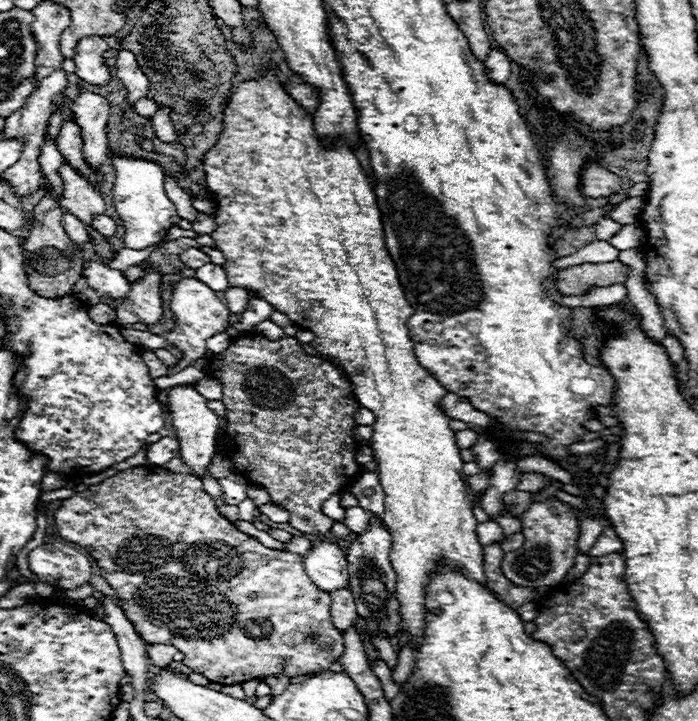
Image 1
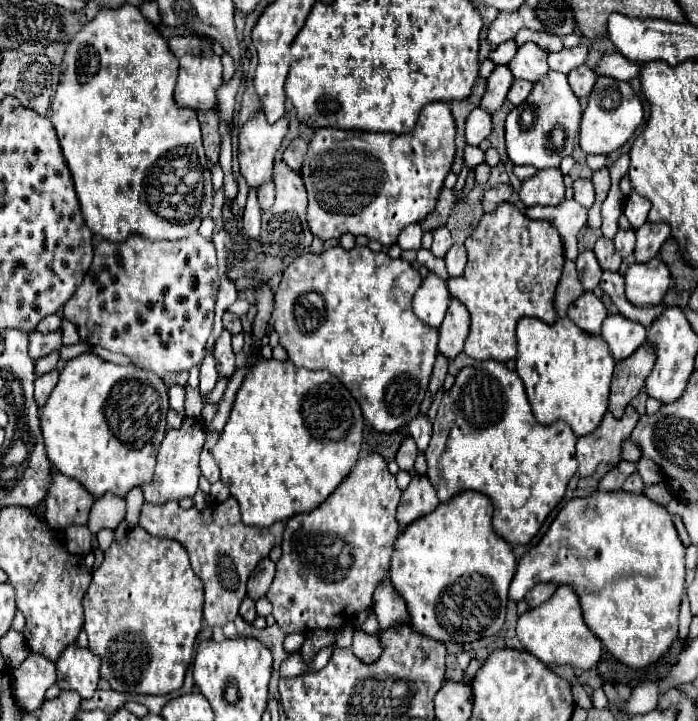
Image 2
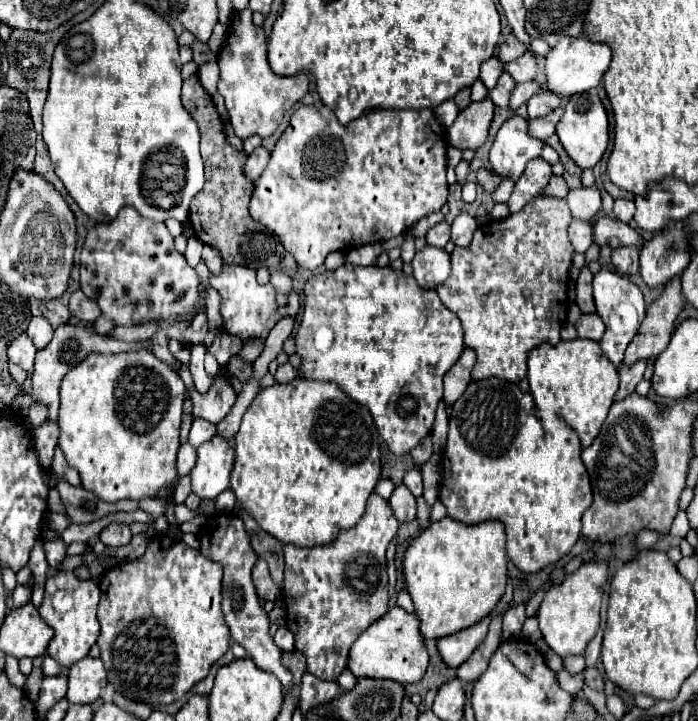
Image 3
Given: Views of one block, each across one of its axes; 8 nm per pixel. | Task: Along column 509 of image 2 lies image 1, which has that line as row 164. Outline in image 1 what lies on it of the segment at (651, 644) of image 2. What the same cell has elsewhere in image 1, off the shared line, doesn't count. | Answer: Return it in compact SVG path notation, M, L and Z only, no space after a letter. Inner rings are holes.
M592 164L582 172L582 190L590 198L610 198L622 188L620 184L622 182L616 174L598 164Z

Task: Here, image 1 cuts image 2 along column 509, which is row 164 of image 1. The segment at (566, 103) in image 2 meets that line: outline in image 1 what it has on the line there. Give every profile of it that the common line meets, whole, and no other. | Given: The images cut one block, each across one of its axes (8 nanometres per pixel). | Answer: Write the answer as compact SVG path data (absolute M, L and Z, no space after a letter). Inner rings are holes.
M116 158L116 182L114 182L114 196L116 196L116 212L120 220L124 222L124 248L130 250L146 250L150 246L164 246L168 242L166 234L168 228L174 224L174 218L178 216L174 210L174 204L168 200L164 190L164 174L162 168L156 162L146 160L126 160Z

